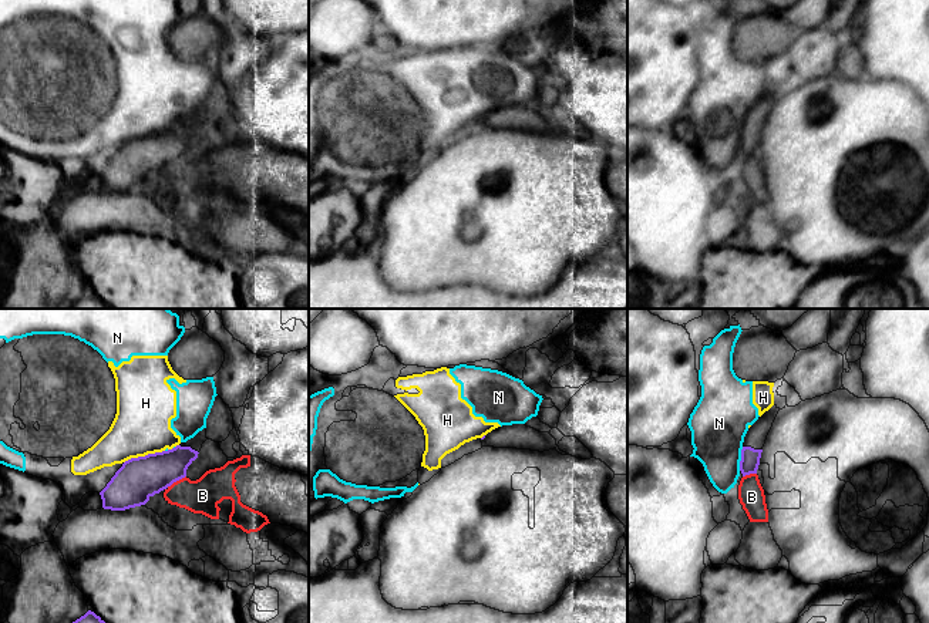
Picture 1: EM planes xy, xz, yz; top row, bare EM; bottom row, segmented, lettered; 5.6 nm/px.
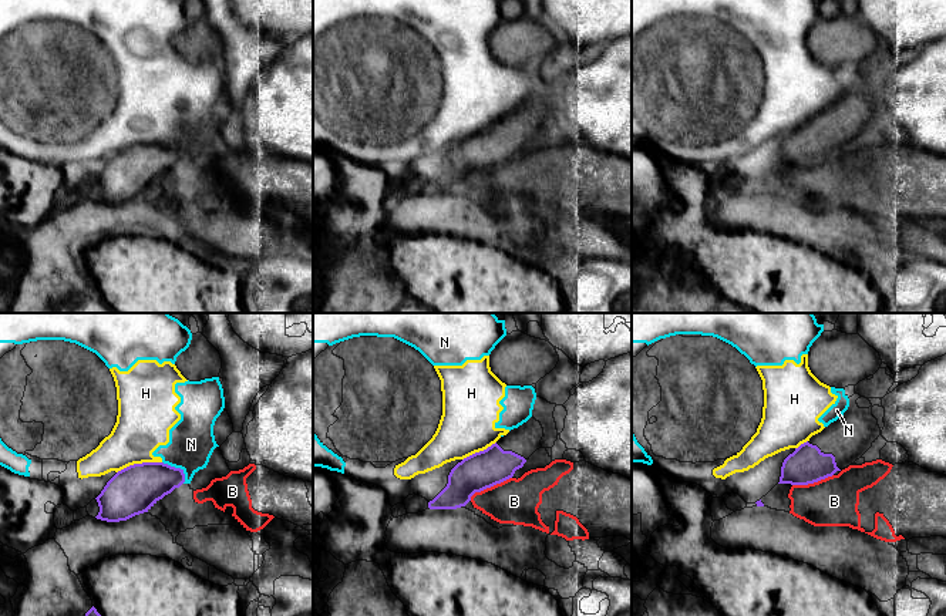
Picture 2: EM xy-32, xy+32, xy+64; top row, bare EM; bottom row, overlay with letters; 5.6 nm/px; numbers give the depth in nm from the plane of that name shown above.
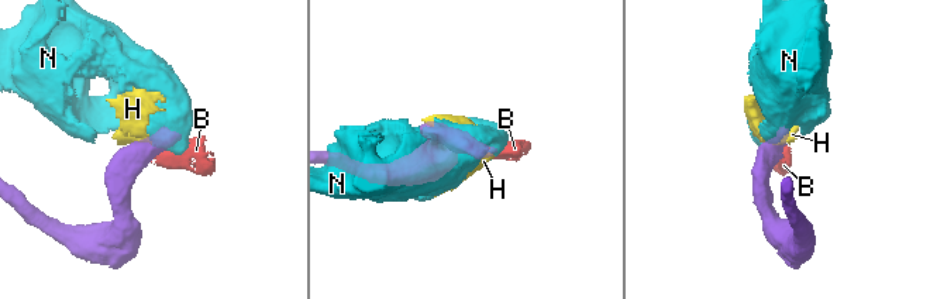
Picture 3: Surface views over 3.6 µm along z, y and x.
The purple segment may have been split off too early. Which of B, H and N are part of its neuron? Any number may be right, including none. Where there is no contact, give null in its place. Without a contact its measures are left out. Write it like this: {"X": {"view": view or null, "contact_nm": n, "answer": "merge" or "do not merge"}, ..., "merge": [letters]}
{"B": {"view": "xy", "contact_nm": 150, "answer": "do not merge"}, "H": {"view": "xy", "contact_nm": 240, "answer": "do not merge"}, "N": {"view": "yz", "contact_nm": 140, "answer": "do not merge"}, "merge": []}

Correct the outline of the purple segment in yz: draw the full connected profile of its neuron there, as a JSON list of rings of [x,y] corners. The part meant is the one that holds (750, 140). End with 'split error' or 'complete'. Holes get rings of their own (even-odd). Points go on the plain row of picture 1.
[[[773,87],[748,110],[744,118],[740,142],[740,152],[743,158],[757,155],[763,128],[778,92],[780,90]]]; split error

